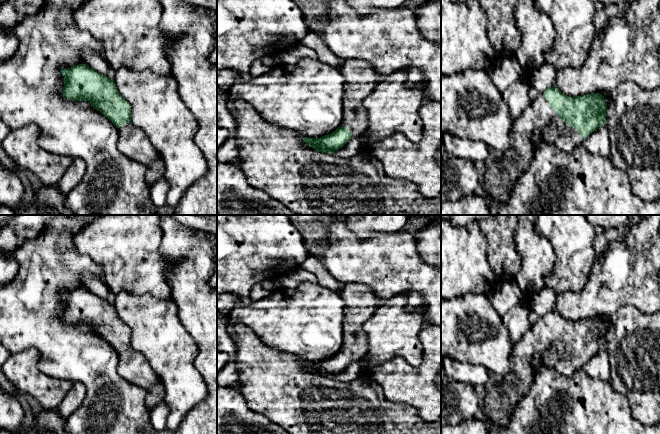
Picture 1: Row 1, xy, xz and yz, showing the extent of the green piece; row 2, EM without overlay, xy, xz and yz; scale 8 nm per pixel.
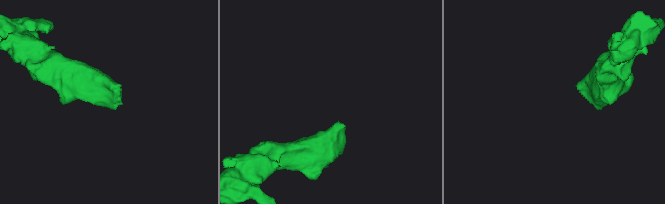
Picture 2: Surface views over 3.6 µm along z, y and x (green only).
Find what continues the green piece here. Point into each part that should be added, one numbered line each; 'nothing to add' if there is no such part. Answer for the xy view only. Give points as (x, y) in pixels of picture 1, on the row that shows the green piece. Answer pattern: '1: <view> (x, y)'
1: xy (133, 142)

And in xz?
1: xz (361, 79)

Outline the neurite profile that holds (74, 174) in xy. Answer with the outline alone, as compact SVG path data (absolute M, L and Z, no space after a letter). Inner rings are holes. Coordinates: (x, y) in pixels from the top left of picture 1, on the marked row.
M73 158L72 163L57 184L60 192L67 196L83 179L86 172L86 163L80 158Z

